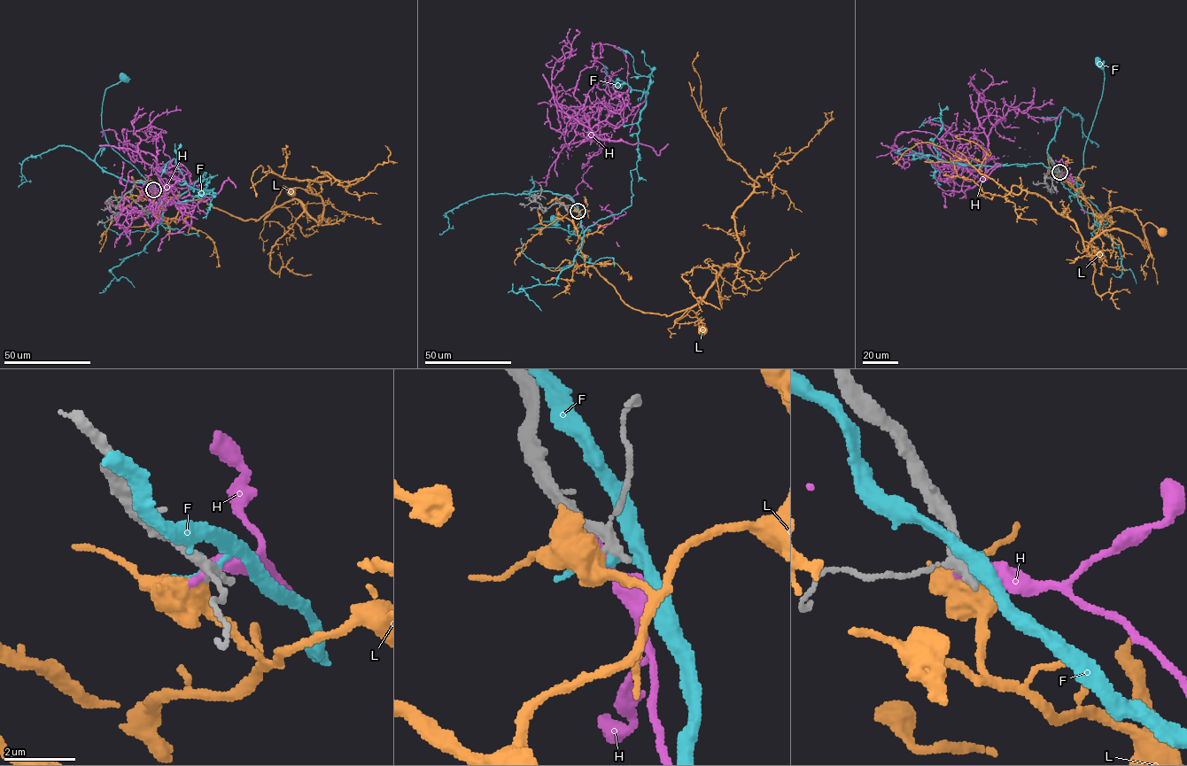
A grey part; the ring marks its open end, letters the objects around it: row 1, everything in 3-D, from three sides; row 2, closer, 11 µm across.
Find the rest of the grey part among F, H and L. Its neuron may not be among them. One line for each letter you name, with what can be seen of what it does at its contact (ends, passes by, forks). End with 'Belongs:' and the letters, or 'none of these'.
Belongs: none of these

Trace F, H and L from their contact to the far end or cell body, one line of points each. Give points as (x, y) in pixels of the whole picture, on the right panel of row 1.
F: (1059, 172), (1074, 180), (1082, 168), (1086, 143), (1103, 88), (1105, 73), (1097, 61)
H: (1059, 172), (995, 115), (967, 181), (933, 134), (896, 136), (903, 166), (903, 145)
L: (1059, 172), (1097, 216), (1132, 211), (1144, 248), (1143, 227), (1162, 231)

